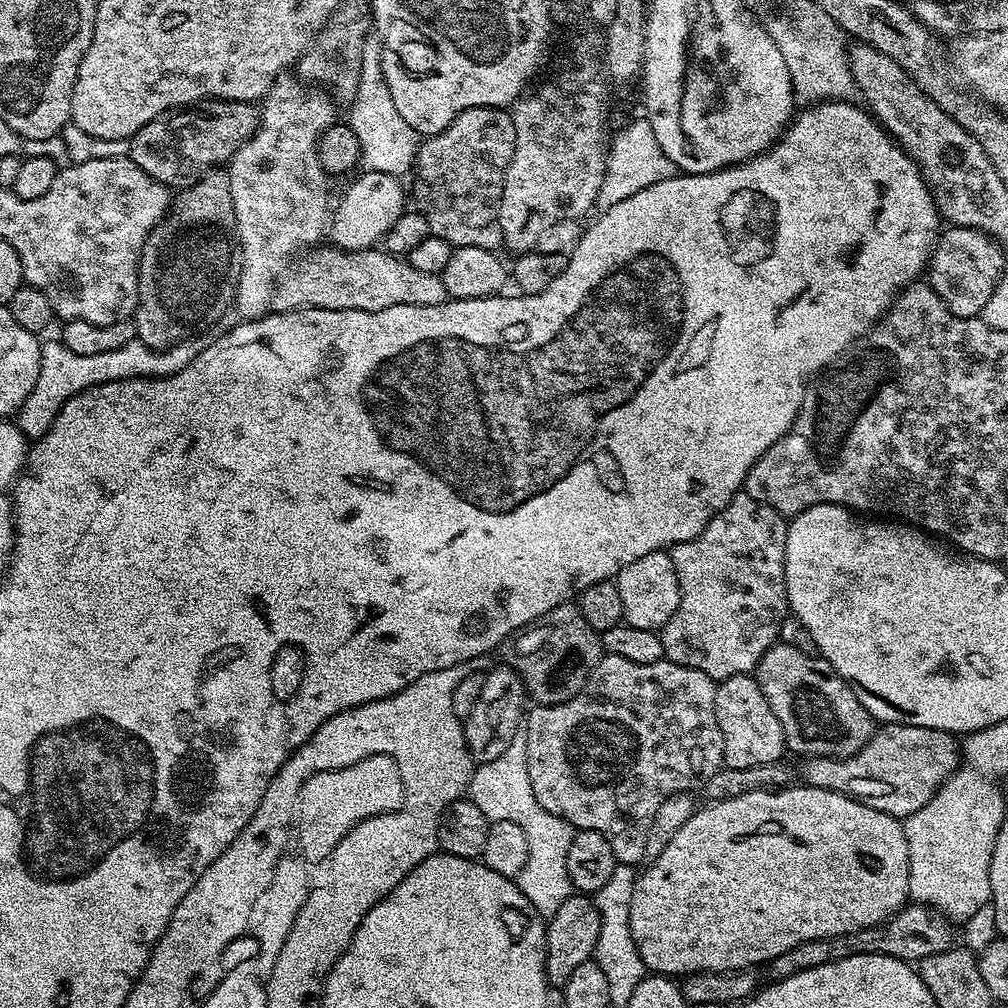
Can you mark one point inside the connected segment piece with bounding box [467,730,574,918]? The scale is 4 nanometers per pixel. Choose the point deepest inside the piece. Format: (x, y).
(501, 789)

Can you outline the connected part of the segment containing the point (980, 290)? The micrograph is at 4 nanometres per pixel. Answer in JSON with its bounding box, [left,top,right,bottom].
[926,226,1006,317]

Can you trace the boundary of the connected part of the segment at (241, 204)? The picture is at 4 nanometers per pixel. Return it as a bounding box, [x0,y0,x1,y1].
[226,74,338,320]

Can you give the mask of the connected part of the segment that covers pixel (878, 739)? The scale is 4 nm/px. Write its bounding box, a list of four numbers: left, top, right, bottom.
[803,724,962,818]

